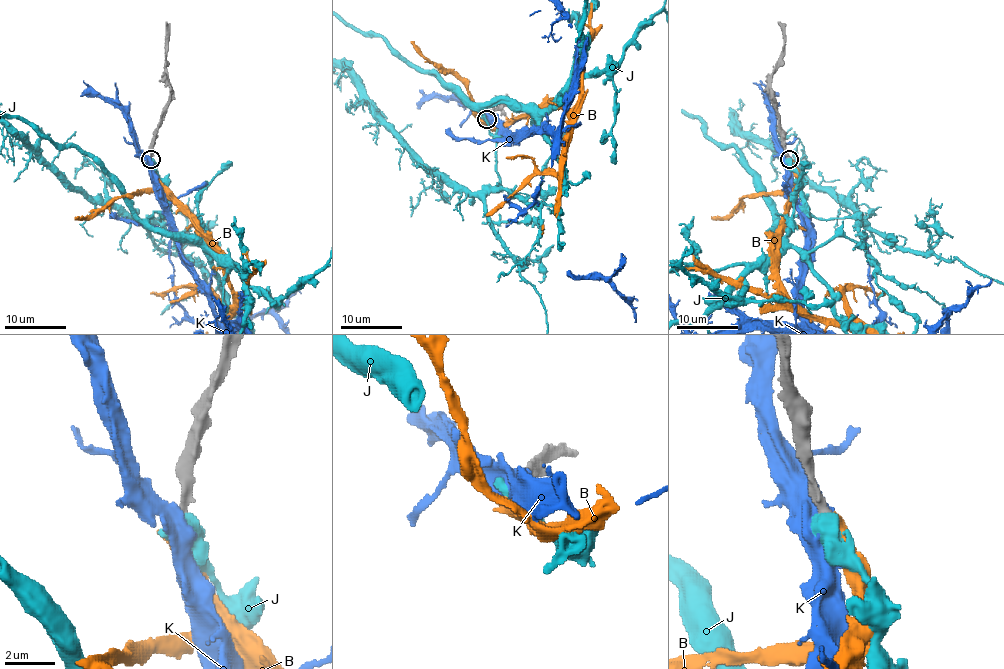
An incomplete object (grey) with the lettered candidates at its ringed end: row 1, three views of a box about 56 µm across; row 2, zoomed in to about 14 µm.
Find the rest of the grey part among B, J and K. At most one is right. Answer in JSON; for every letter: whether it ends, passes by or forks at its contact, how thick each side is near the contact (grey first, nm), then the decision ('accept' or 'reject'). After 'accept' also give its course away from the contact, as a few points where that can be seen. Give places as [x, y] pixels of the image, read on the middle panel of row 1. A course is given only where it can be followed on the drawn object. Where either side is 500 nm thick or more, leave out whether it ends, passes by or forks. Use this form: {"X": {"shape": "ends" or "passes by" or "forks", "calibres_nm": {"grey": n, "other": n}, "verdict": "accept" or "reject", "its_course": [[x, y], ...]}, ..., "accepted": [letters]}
{"B": {"calibres_nm": {"grey": 320, "other": 600}, "verdict": "accept"}, "J": {"calibres_nm": {"grey": 340, "other": 550}, "verdict": "reject"}, "K": {"calibres_nm": {"grey": 360, "other": 750}, "verdict": "reject"}, "accepted": ["B"]}

